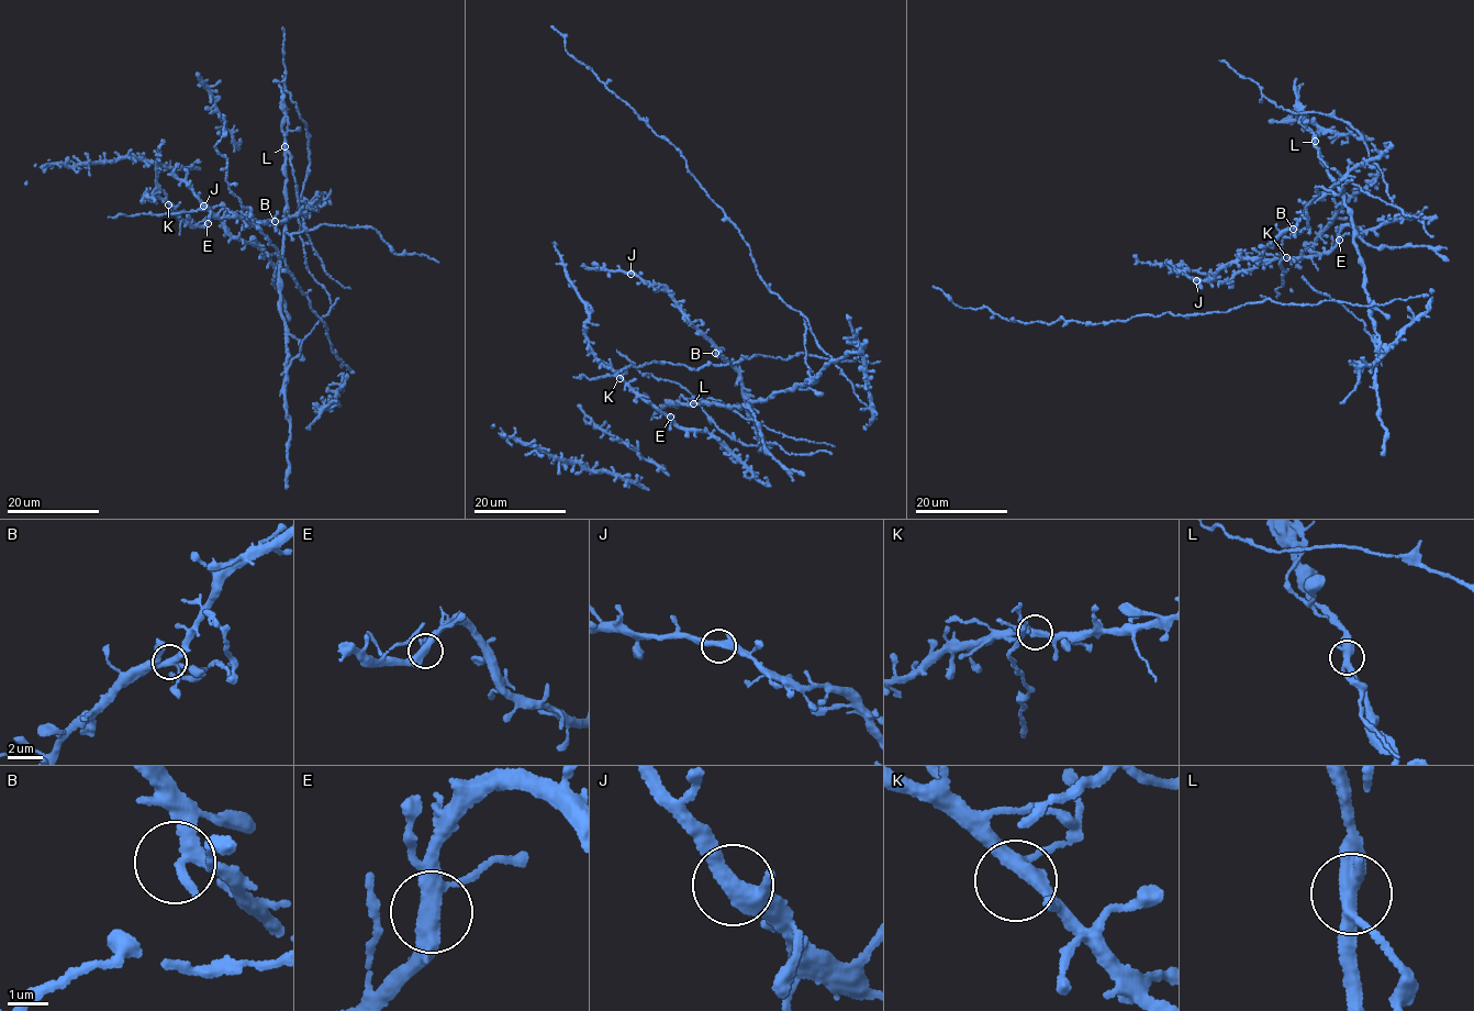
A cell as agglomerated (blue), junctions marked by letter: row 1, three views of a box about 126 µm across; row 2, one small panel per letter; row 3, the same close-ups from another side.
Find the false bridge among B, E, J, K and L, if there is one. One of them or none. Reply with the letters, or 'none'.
L

